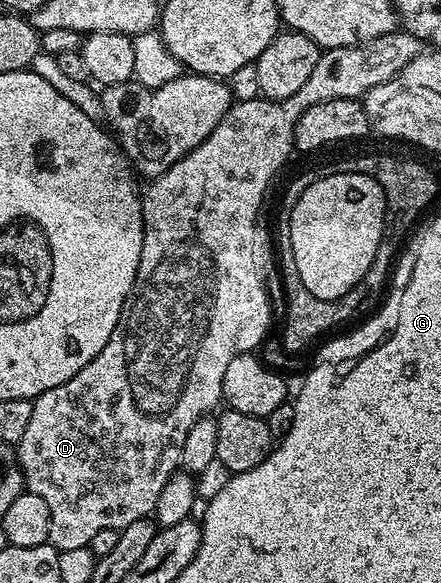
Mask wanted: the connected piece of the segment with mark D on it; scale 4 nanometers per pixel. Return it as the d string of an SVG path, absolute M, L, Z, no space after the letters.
M395 30L384 34L380 38L370 40L366 44L353 44L343 48L328 48L323 51L322 57L316 62L316 70L312 70L308 82L296 90L296 94L291 94L289 98L283 100L267 100L259 98L256 100L240 100L231 103L228 114L180 162L176 162L164 174L153 177L150 184L145 185L141 193L142 198L142 257L138 263L138 273L134 279L134 288L130 291L130 296L122 307L120 318L116 322L116 330L112 330L112 338L68 382L60 386L52 386L52 390L44 390L44 394L34 397L32 406L32 419L28 421L28 427L24 430L24 438L16 446L16 457L18 465L22 468L22 478L25 487L34 492L47 502L51 511L51 530L49 543L58 549L59 553L78 552L85 549L96 538L99 530L112 530L127 528L132 522L145 520L151 515L156 506L156 498L160 498L160 492L164 490L164 485L168 478L172 478L174 472L179 471L182 463L182 451L184 450L184 438L188 438L188 430L201 416L209 416L215 410L217 404L223 403L222 391L224 390L224 373L228 370L228 365L232 363L232 358L244 356L255 351L254 347L261 345L267 339L266 331L270 328L270 292L266 289L266 248L262 245L262 228L258 225L258 215L262 212L262 199L266 196L266 191L270 188L270 183L274 180L274 175L281 170L289 158L290 152L295 151L294 131L300 122L300 118L306 110L316 106L320 102L329 100L357 100L365 97L368 90L388 82L408 62L412 62L424 51L423 41L416 39L411 32L405 30Z

